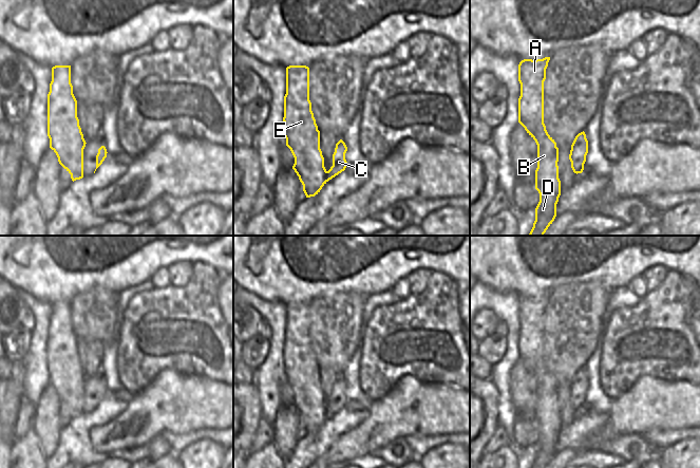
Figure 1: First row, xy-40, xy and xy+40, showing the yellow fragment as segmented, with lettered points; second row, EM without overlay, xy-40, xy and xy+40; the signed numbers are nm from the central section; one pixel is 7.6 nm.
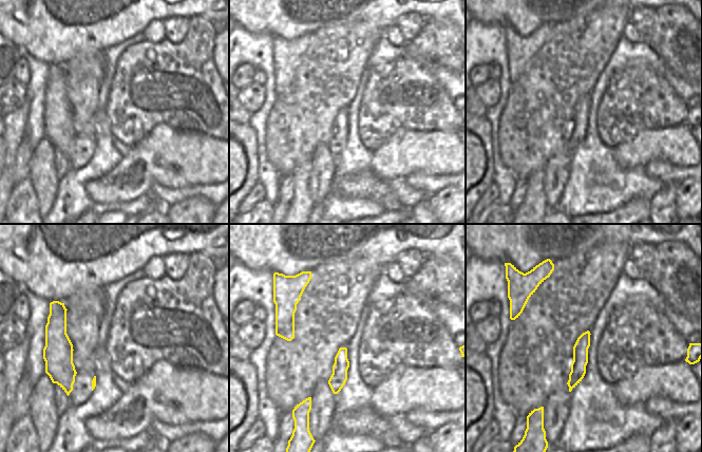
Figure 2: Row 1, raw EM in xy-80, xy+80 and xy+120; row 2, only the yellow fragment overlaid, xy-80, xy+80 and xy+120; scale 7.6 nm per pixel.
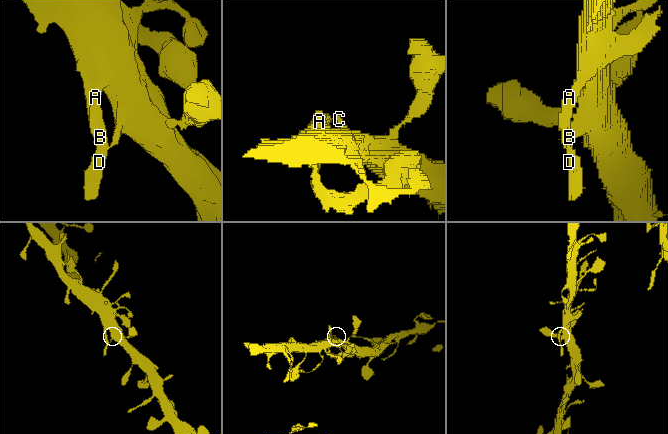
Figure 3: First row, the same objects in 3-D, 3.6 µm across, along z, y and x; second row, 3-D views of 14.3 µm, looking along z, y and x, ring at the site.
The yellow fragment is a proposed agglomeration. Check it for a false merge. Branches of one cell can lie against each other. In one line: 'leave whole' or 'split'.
leave whole

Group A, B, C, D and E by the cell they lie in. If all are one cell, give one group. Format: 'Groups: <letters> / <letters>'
Groups: A B C D E

